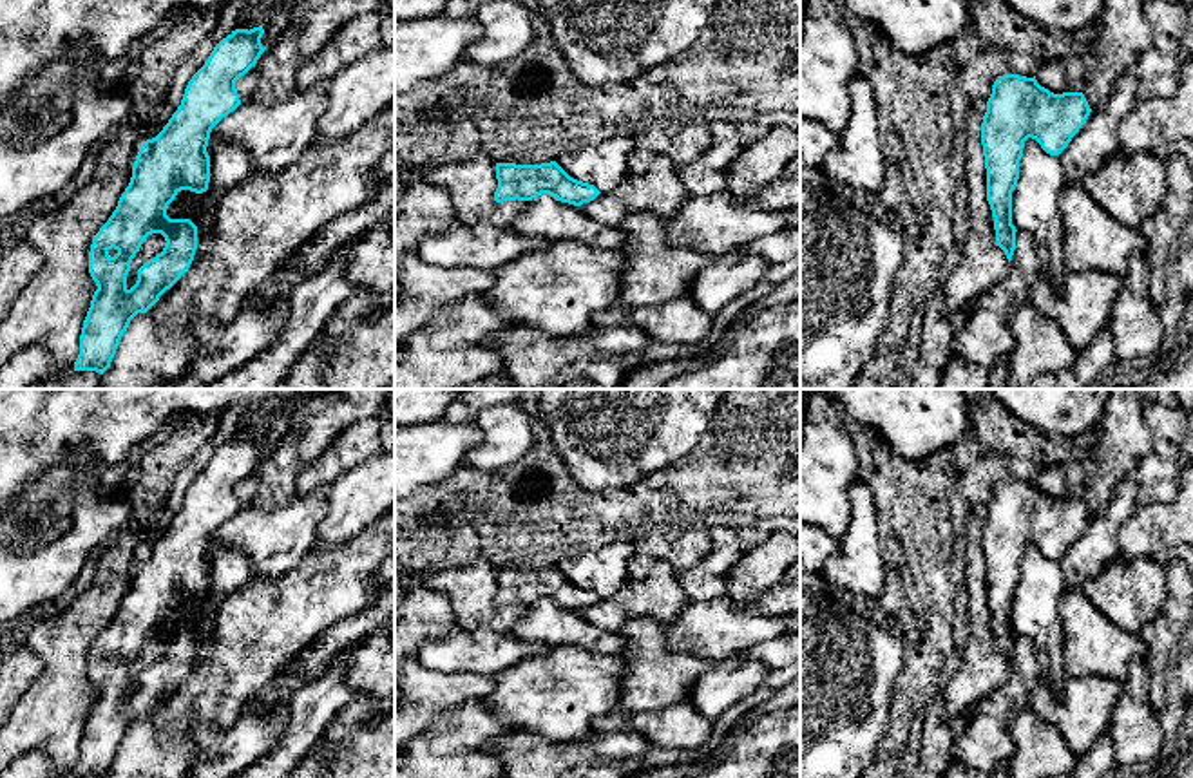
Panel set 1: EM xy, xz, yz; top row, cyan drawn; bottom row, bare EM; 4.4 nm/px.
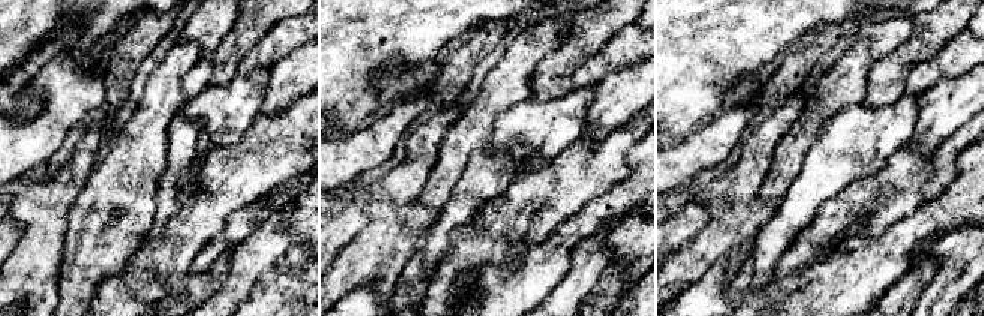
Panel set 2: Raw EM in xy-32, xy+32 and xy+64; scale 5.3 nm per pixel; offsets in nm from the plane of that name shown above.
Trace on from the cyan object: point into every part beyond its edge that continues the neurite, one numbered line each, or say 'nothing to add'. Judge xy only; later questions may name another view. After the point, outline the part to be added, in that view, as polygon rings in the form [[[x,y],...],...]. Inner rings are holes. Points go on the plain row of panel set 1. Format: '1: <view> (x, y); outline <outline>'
nothing to add

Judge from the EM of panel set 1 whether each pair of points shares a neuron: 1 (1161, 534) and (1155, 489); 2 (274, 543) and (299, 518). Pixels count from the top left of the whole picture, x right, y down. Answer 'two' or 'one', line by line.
1: two
2: one

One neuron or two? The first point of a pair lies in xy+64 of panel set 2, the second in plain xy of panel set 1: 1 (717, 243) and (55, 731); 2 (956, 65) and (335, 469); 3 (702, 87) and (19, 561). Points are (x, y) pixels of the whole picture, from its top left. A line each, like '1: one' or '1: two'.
1: one
2: one
3: two

